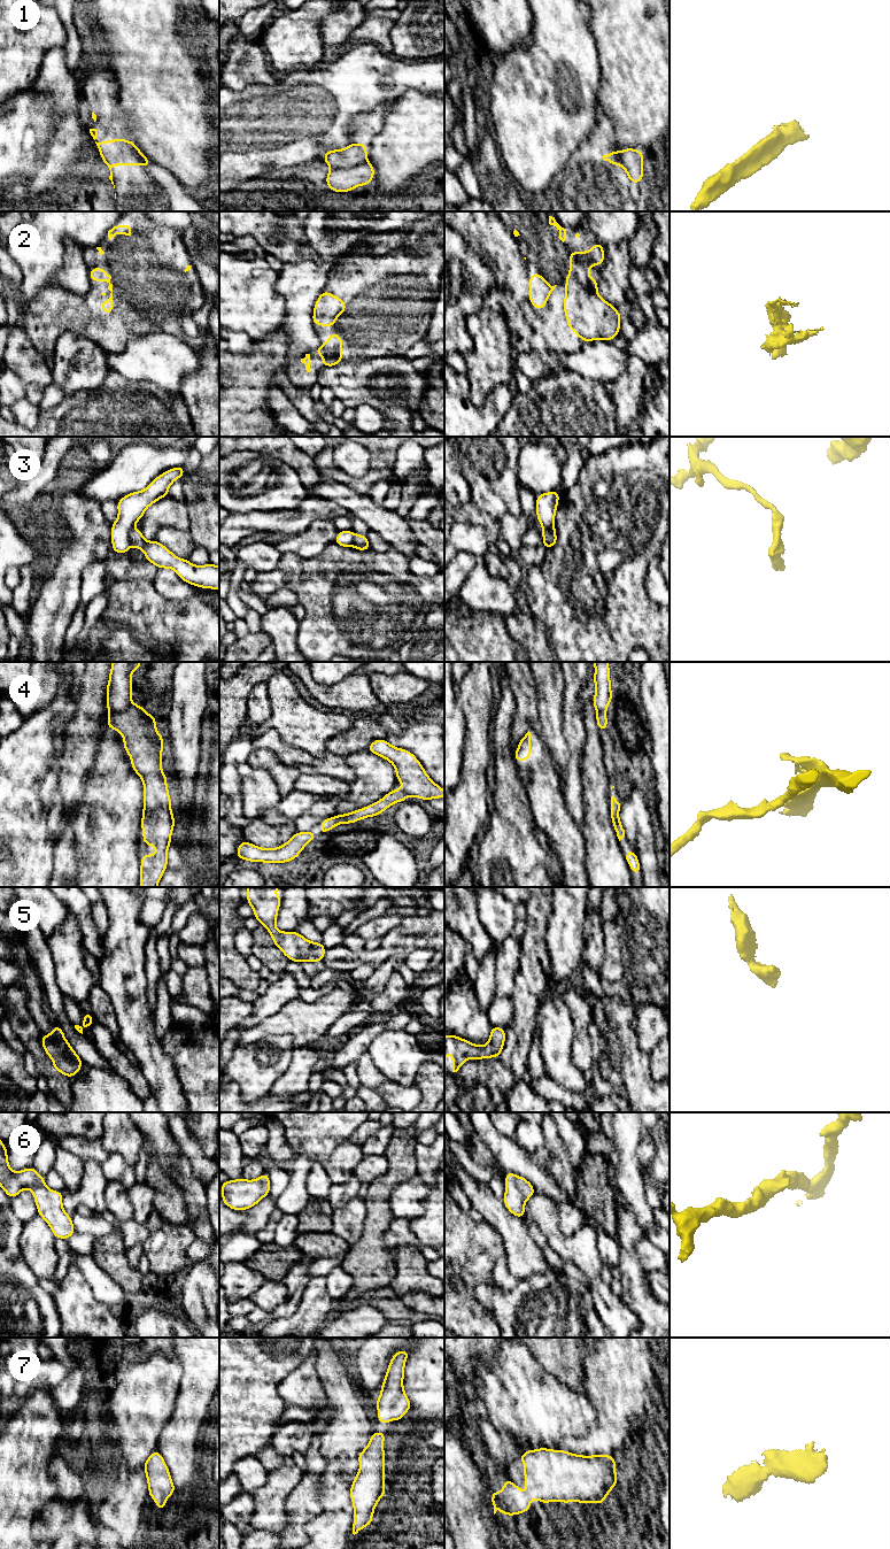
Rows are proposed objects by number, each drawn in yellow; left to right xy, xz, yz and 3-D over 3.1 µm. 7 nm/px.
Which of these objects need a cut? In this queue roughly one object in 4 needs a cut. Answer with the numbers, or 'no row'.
1, 3, 4

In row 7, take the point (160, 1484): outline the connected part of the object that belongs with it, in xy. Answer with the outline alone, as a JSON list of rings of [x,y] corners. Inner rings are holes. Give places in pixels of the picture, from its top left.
[[[158,1450],[150,1454],[142,1469],[147,1477],[149,1497],[156,1501],[156,1509],[168,1506],[165,1501],[176,1492],[176,1487]]]

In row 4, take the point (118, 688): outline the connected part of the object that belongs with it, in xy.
[[[113,662],[107,684],[109,714],[123,711],[132,704],[131,675],[139,668],[141,668],[141,662]]]

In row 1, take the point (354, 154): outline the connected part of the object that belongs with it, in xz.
[[[356,142],[345,149],[332,149],[324,153],[323,159],[331,169],[351,168],[367,161],[366,145]]]

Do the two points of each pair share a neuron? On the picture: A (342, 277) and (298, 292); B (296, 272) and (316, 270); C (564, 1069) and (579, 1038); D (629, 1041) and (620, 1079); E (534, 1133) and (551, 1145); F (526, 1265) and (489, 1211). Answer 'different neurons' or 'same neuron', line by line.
A: different neurons
B: same neuron
C: different neurons
D: same neuron
E: different neurons
F: same neuron

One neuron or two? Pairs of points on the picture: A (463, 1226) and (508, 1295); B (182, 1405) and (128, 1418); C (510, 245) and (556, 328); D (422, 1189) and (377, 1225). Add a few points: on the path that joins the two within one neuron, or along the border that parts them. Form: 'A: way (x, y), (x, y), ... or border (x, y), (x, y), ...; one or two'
A: border (479, 1282), (474, 1287), (474, 1296), (487, 1311); two
B: border (175, 1408), (171, 1418), (161, 1432); two
C: way (510, 266), (511, 271), (529, 290), (536, 307); one
D: border (395, 1186), (389, 1196), (389, 1208), (394, 1216); two

